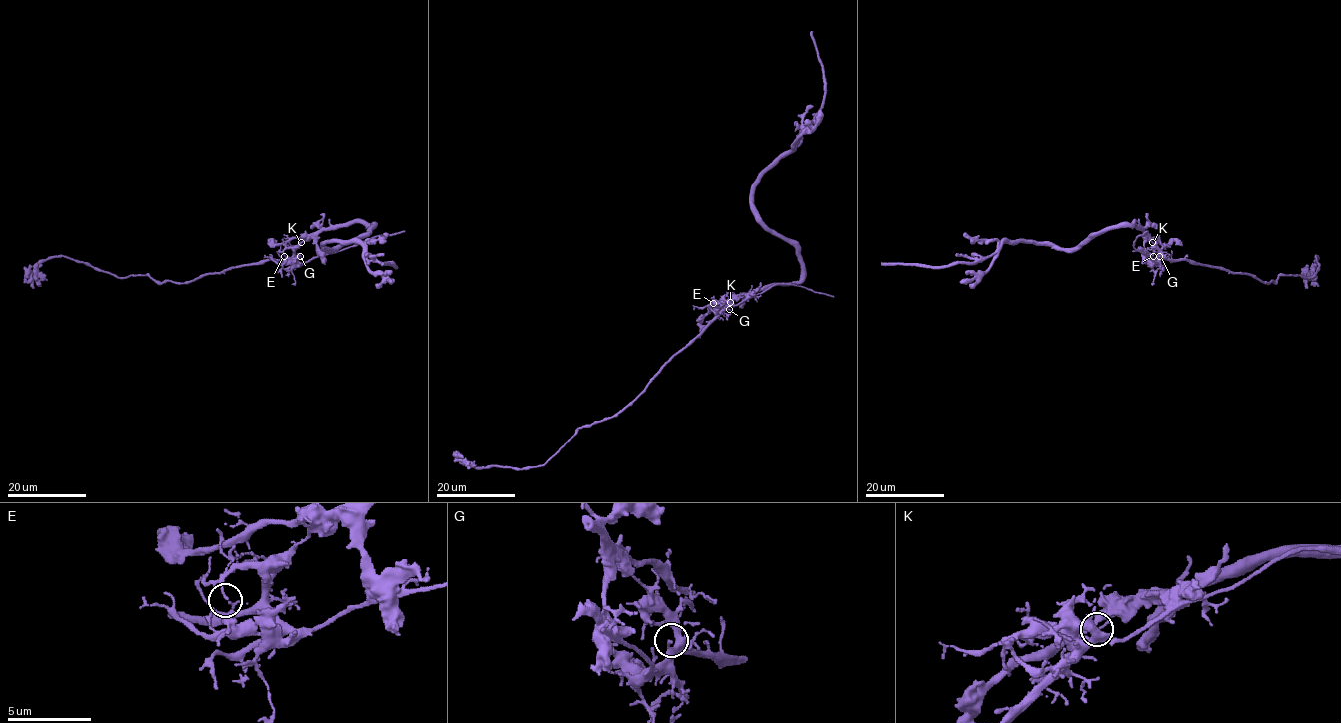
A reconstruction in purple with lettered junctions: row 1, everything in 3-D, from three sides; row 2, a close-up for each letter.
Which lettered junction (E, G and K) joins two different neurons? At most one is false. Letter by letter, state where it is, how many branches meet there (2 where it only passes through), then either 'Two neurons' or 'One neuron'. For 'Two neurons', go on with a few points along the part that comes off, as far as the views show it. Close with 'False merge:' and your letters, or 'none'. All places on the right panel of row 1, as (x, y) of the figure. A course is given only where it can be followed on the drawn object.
E: Place: (1153, 256). Branches: 2. One neuron
G: Place: (1159, 256). Branches: 1. One neuron
K: Place: (1152, 242). Branches: 2. Two neurons. Course of the part to remove: (1153, 242), (1163, 258), (1249, 273), (1265, 282), (1282, 275), (1311, 277), (1317, 270), (1316, 256), (1307, 288)
False merge: K

